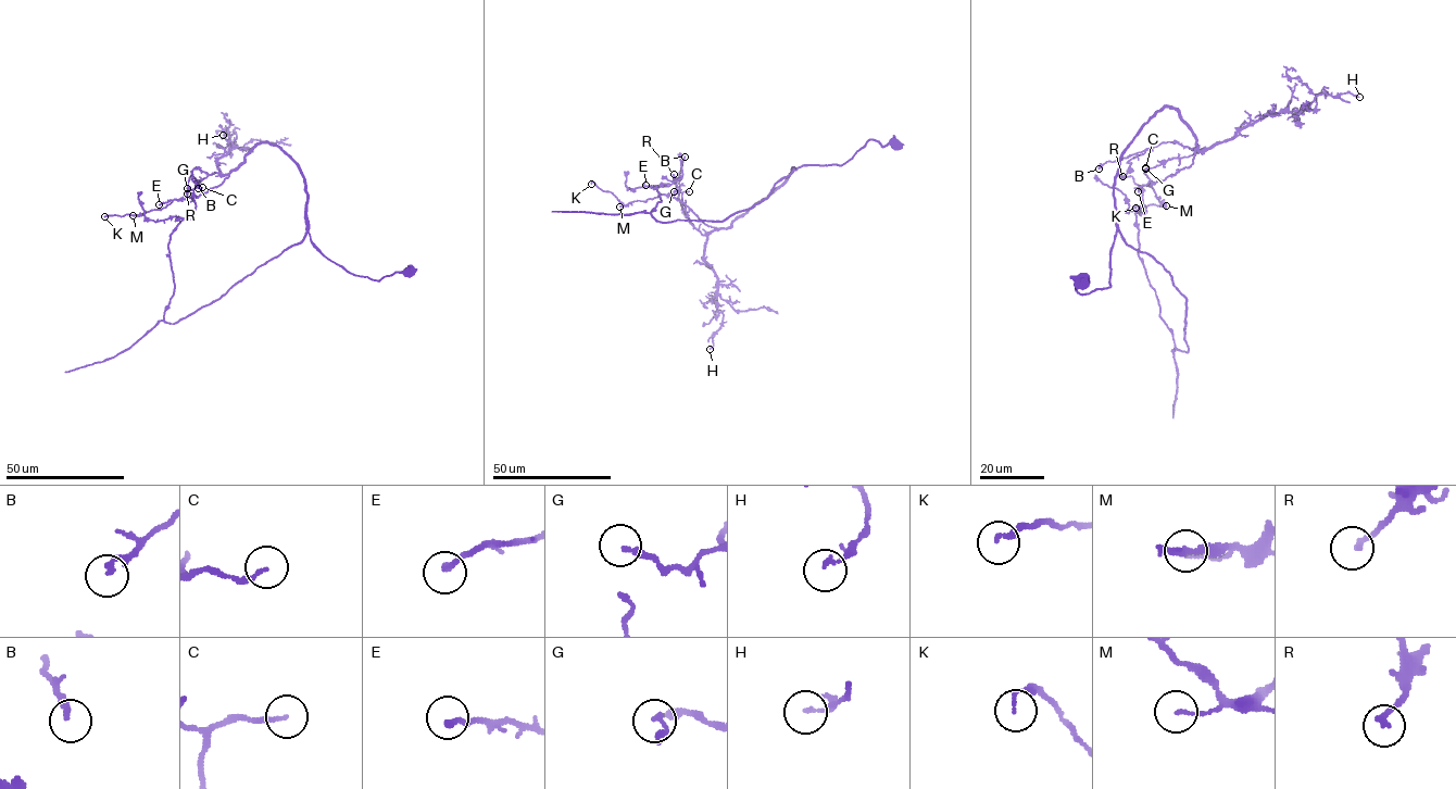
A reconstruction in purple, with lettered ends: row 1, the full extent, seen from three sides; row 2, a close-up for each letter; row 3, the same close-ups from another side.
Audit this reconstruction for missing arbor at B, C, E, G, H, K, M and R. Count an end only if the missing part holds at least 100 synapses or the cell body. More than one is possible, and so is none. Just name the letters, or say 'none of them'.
none of them

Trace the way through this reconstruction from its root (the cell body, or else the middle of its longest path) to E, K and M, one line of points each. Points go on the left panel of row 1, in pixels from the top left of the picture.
E: (410, 271), (374, 280), (327, 259), (308, 232), (308, 193), (299, 167), (266, 141), (216, 186), (159, 204)
K: (410, 271), (374, 280), (327, 259), (308, 232), (299, 167), (266, 141), (206, 192), (104, 216)
M: (410, 271), (374, 280), (327, 259), (308, 232), (308, 193), (299, 167), (266, 141), (206, 192), (133, 215)

